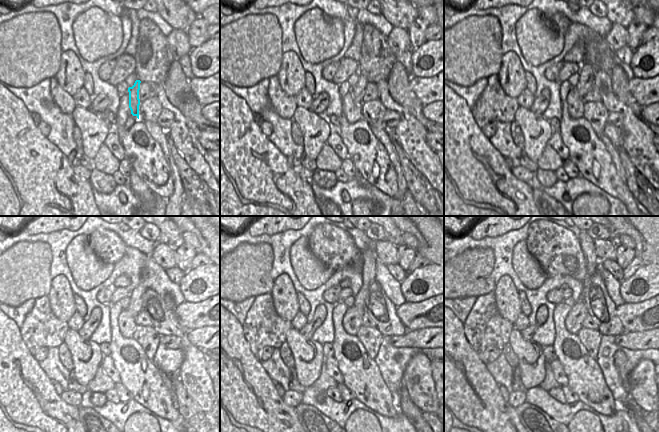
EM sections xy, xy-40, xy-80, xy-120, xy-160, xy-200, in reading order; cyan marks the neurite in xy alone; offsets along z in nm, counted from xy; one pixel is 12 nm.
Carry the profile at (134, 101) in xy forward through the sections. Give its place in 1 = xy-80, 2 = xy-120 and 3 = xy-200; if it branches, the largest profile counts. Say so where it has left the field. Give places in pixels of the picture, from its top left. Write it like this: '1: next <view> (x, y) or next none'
1: next xy-80 (586, 72)
2: next xy-120 (155, 278)
3: next xy-200 (612, 285)

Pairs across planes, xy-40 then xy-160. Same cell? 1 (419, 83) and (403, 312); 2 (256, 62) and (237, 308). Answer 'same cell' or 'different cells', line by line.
1: same cell
2: different cells

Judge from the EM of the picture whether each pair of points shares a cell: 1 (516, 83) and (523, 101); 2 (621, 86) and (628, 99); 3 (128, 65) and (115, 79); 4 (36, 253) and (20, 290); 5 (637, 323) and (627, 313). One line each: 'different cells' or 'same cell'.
1: different cells
2: same cell
3: same cell
4: same cell
5: same cell

